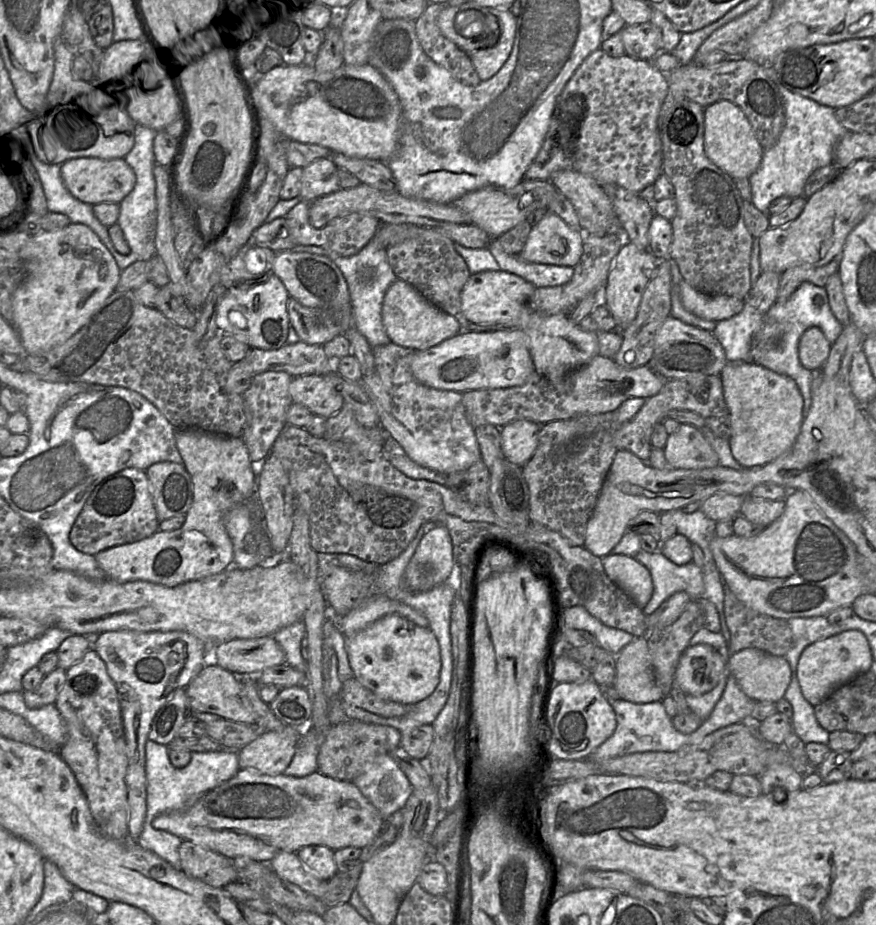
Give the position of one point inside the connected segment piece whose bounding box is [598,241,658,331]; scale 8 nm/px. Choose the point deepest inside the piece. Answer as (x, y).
(632, 269)

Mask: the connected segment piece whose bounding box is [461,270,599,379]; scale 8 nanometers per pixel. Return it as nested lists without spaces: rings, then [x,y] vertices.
[[[501,270],[471,274],[461,292],[461,310],[472,324],[499,324],[520,329],[527,338],[527,347],[536,373],[550,379],[558,379],[599,355],[598,340],[594,332],[582,329],[578,324],[573,323],[566,314],[545,315],[533,311],[527,302],[535,289],[523,278]]]

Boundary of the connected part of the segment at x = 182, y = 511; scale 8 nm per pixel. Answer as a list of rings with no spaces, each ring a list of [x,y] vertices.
[[[158,462],[146,474],[158,520],[186,515],[193,503],[193,483],[185,466]]]

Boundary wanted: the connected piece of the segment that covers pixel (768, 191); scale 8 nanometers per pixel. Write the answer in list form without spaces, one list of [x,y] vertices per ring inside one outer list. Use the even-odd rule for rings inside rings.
[[[779,85],[786,107],[786,125],[775,146],[764,149],[759,168],[750,176],[752,189],[751,203],[762,213],[767,213],[769,205],[776,198],[804,195],[805,184],[817,169],[834,161],[837,143],[848,132],[836,118],[834,108],[821,105],[814,100],[793,93]]]

